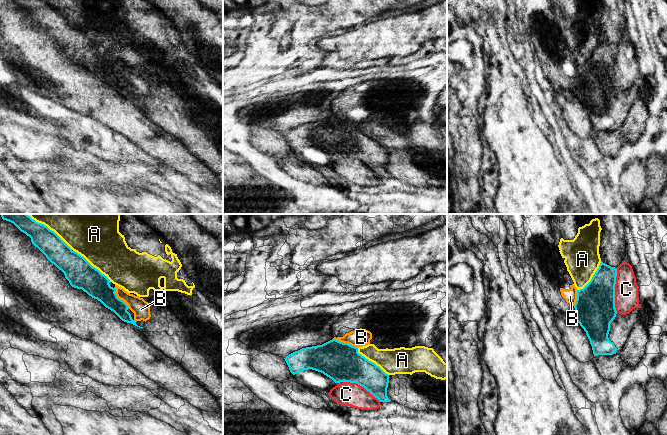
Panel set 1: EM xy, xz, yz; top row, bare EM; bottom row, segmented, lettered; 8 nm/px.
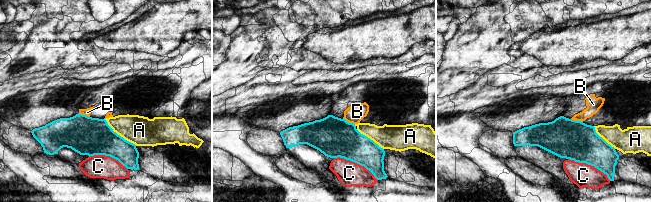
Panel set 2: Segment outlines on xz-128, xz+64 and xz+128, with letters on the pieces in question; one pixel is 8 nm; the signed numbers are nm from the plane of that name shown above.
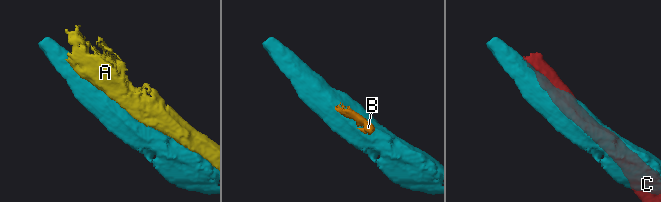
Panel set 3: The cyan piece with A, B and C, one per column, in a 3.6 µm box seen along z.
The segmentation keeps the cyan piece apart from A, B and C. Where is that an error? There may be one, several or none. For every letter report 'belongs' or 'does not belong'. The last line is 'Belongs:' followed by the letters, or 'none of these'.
A: does not belong
B: does not belong
C: does not belong
Belongs: none of these

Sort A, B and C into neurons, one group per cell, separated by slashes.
A / B / C

